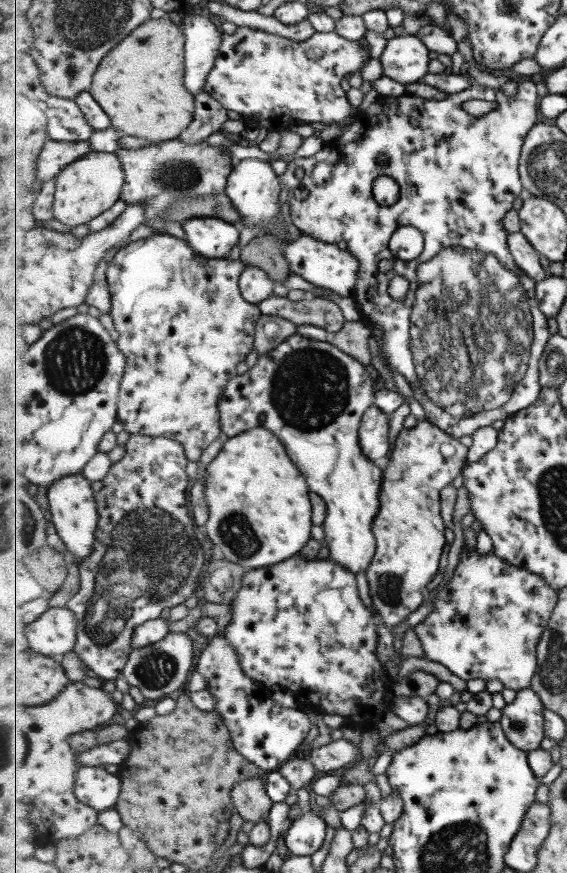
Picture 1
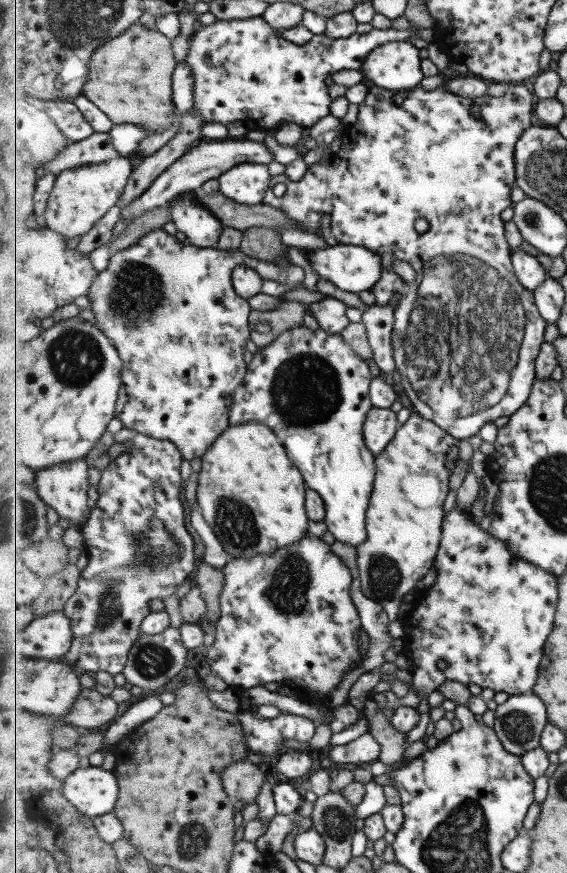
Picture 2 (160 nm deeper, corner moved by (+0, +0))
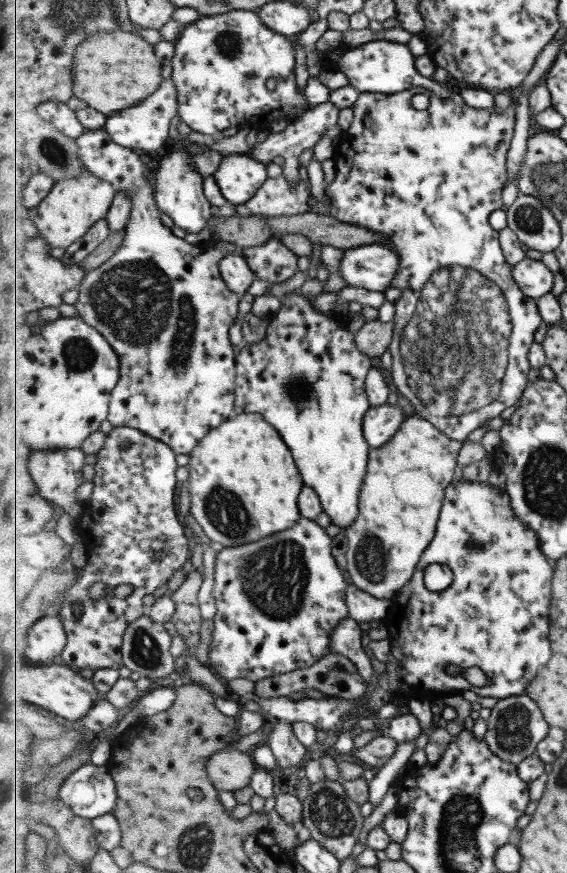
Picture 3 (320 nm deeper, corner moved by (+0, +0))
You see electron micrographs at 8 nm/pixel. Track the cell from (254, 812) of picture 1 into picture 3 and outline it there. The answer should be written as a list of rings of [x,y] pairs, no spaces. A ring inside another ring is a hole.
[[[227,749],[213,754],[207,761],[206,770],[217,790],[233,792],[250,786],[257,765],[253,764],[253,758],[246,752]]]

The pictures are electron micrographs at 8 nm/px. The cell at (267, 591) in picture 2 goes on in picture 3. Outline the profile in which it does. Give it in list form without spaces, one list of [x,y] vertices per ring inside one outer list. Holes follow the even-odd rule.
[[[301,517],[297,522],[297,526],[277,532],[269,538],[263,538],[259,542],[244,543],[243,546],[233,546],[233,548],[225,548],[219,552],[217,558],[217,566],[215,566],[215,588],[214,596],[217,602],[218,611],[213,619],[214,625],[213,640],[211,641],[211,650],[209,658],[209,666],[223,680],[235,680],[237,678],[248,679],[256,683],[257,681],[276,677],[285,673],[296,670],[306,669],[317,665],[323,658],[327,657],[332,651],[332,634],[335,633],[340,622],[349,618],[349,609],[346,603],[347,588],[349,588],[347,571],[341,571],[337,566],[333,554],[331,554],[331,536],[327,534],[327,530],[322,528],[311,519]]]

